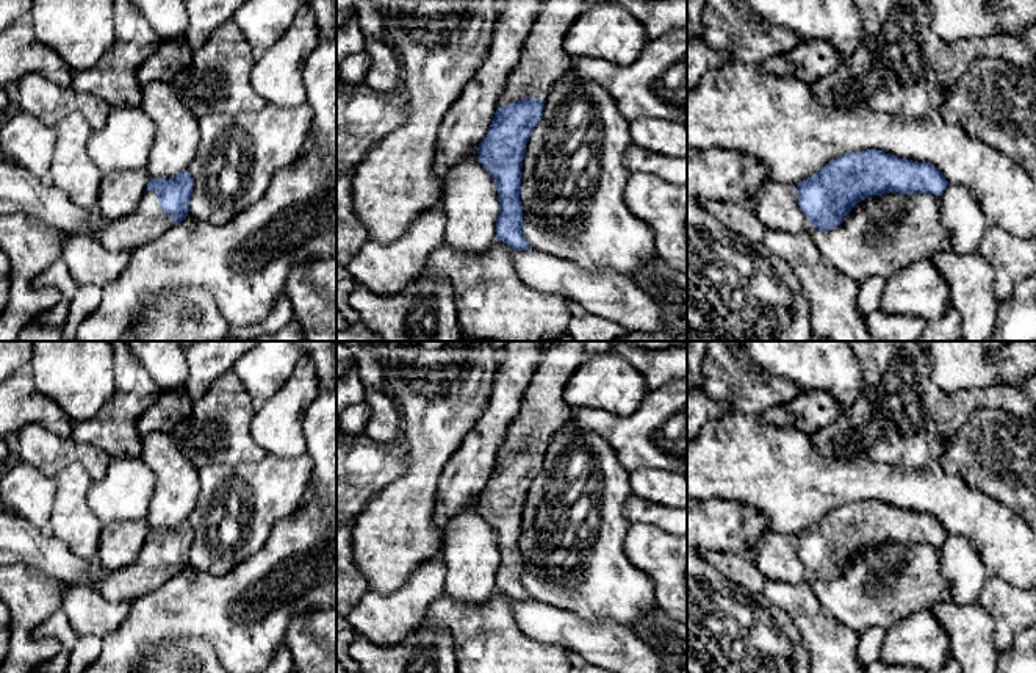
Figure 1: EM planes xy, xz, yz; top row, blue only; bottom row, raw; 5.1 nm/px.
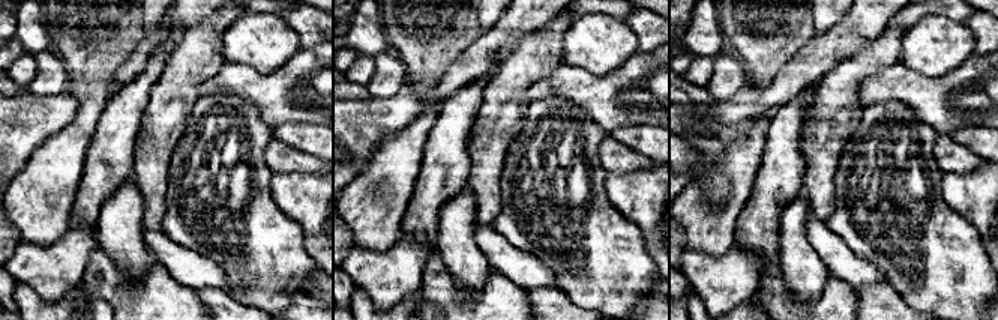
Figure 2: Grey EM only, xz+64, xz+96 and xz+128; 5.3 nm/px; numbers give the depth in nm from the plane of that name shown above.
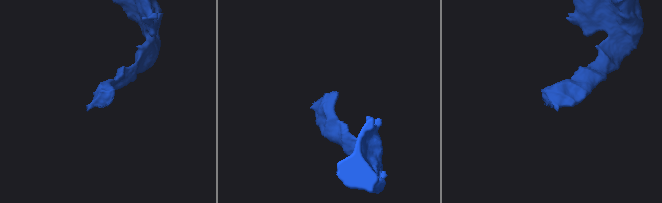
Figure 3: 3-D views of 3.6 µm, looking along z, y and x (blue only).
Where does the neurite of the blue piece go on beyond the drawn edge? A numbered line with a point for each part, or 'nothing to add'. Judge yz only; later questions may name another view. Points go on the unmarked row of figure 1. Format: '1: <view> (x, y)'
1: yz (775, 554)

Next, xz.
1: xz (543, 412)

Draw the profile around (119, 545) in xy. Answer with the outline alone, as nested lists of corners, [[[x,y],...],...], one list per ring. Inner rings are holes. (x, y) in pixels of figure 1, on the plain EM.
[[[144,521],[105,523],[99,537],[97,565],[110,573],[125,568],[138,560],[150,527]]]

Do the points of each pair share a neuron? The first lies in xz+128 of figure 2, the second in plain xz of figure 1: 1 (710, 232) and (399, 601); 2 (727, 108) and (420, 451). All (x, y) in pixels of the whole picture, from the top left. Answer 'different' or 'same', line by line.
1: different
2: different

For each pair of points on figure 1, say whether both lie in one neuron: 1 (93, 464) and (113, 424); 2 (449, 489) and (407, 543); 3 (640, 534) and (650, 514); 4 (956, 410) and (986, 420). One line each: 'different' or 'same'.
1: different
2: different
3: different
4: different

